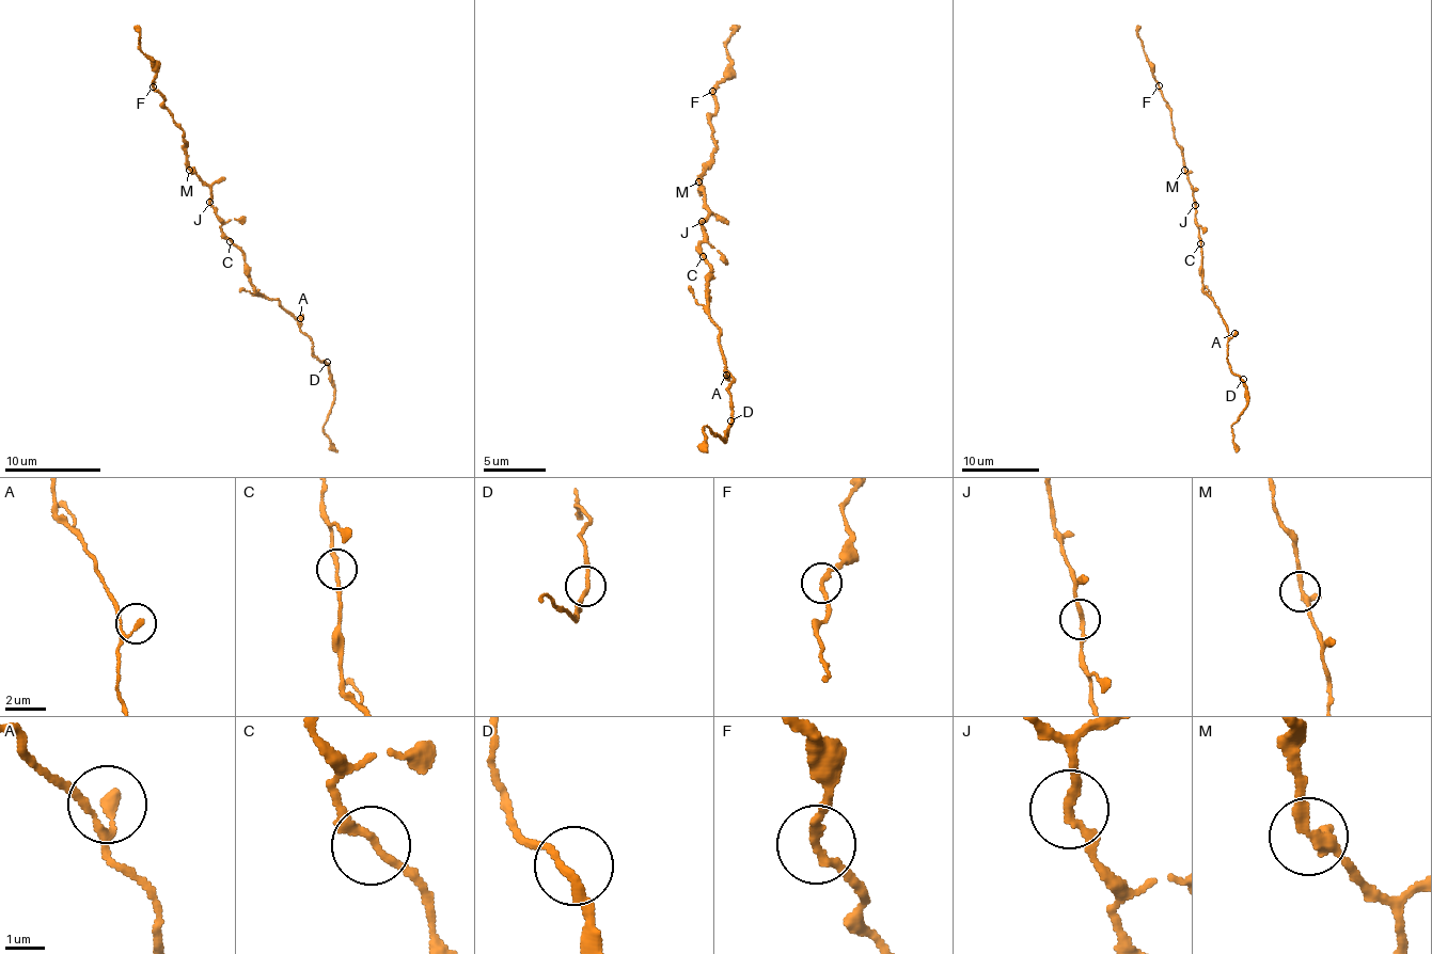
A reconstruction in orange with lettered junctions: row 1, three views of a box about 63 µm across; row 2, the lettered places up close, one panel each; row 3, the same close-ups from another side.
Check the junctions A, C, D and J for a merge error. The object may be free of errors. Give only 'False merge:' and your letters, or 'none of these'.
False merge: none of these

